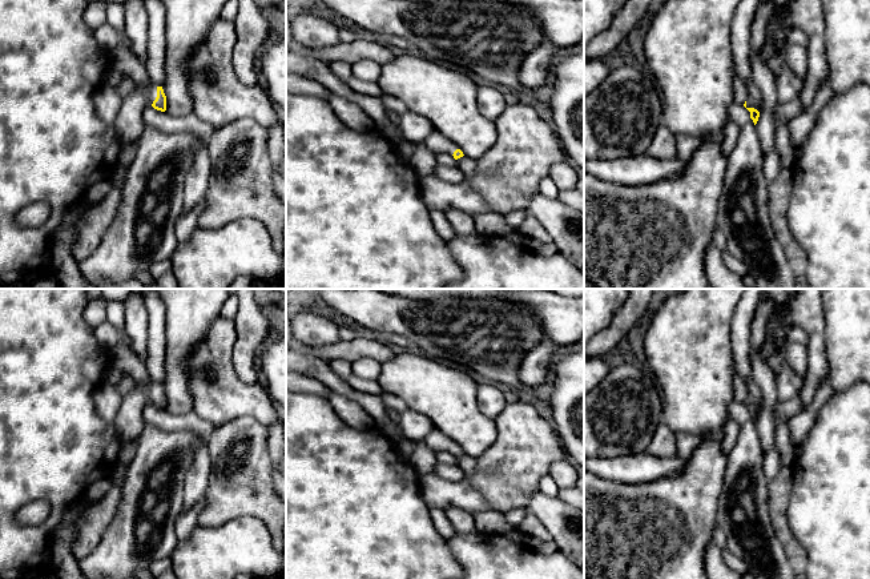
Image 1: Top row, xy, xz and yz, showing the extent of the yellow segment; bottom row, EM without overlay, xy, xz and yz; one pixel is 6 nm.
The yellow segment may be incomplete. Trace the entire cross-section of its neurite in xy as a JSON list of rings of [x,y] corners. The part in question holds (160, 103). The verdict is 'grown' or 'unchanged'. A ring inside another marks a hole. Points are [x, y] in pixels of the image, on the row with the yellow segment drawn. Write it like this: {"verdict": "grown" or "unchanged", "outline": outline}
{"verdict": "grown", "outline": [[[149,83],[144,87],[136,85],[130,95],[122,98],[122,105],[114,120],[114,129],[120,142],[136,142],[145,128],[144,109],[146,104],[154,109],[166,110],[166,96],[162,87]]]}

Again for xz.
{"verdict": "grown", "outline": [[[432,130],[424,140],[424,146],[432,152],[434,154],[438,153],[448,153],[455,160],[463,157],[463,152],[448,138],[446,138],[440,132]]]}

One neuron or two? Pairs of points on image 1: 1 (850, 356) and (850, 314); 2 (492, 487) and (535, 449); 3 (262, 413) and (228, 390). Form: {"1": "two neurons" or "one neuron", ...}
{"1": "one neuron", "2": "one neuron", "3": "one neuron"}

